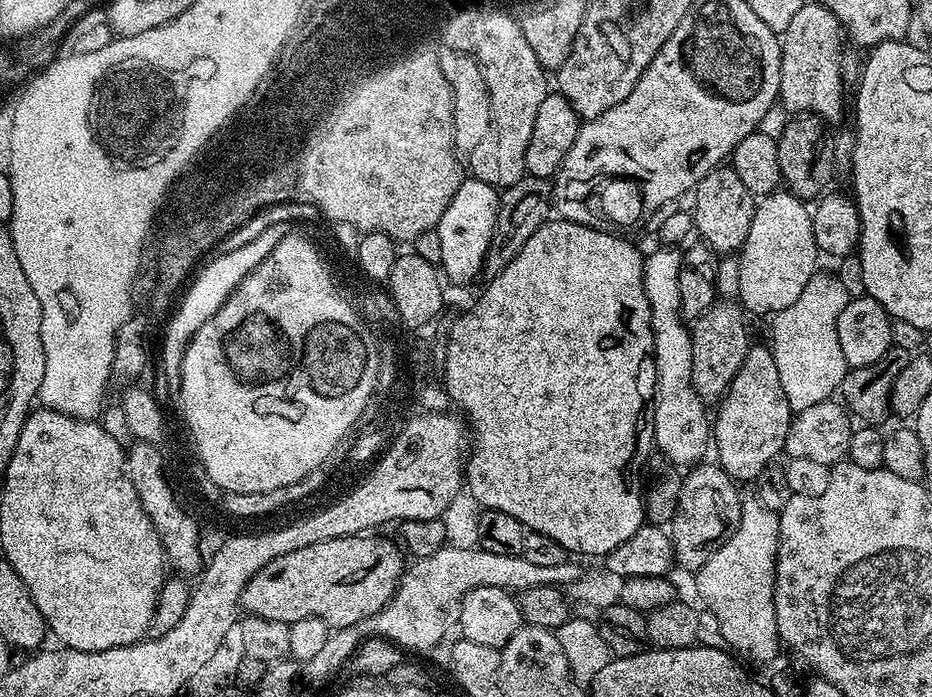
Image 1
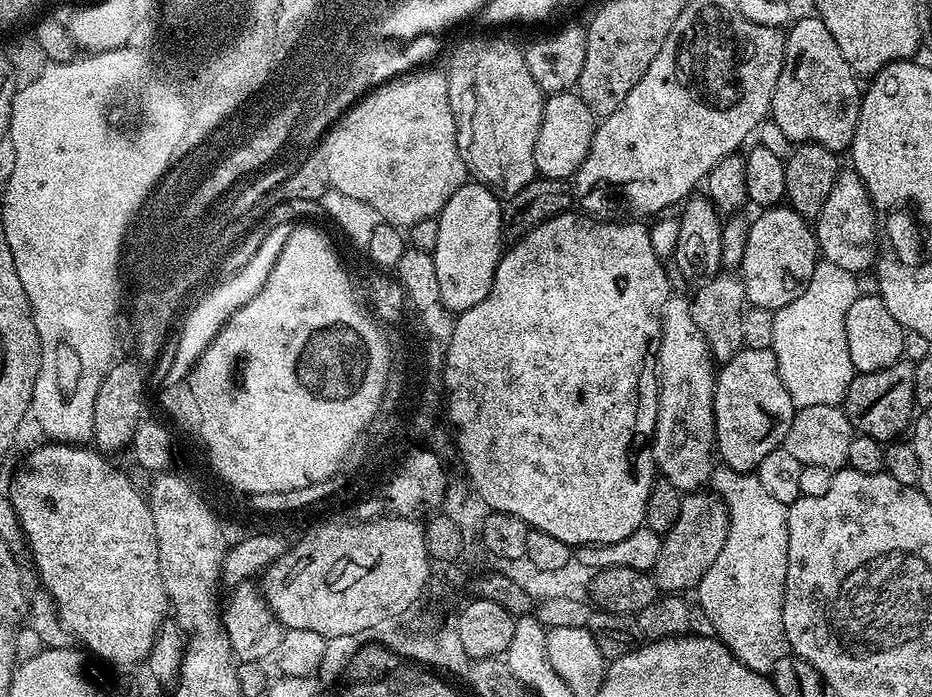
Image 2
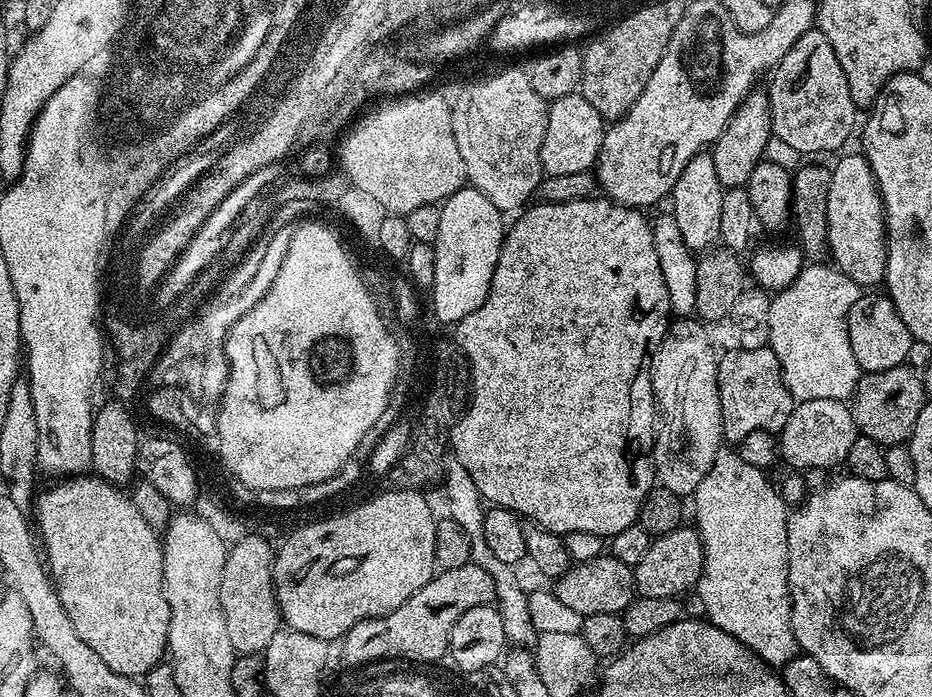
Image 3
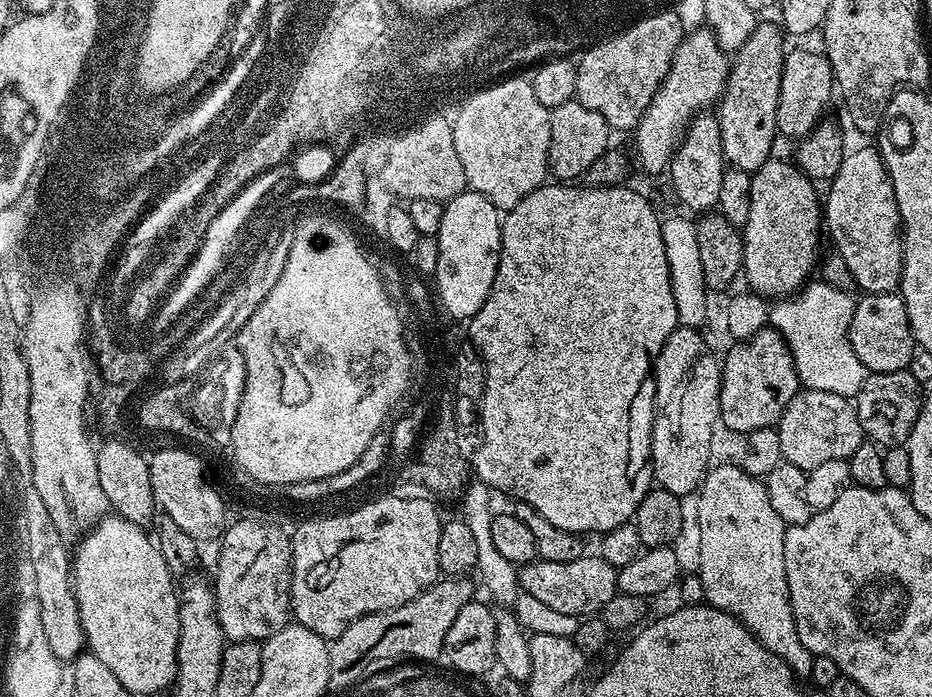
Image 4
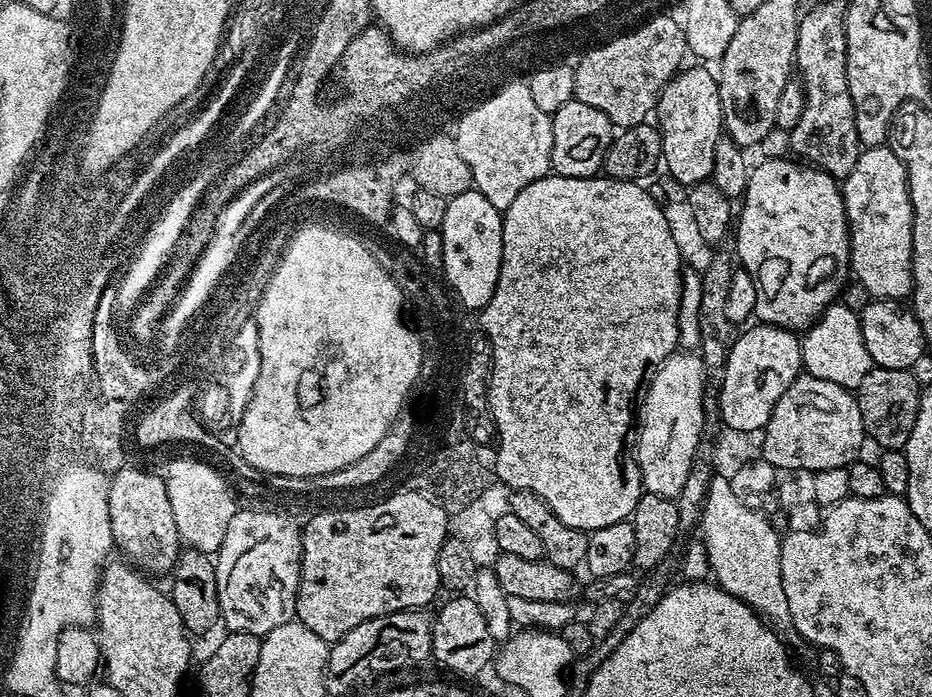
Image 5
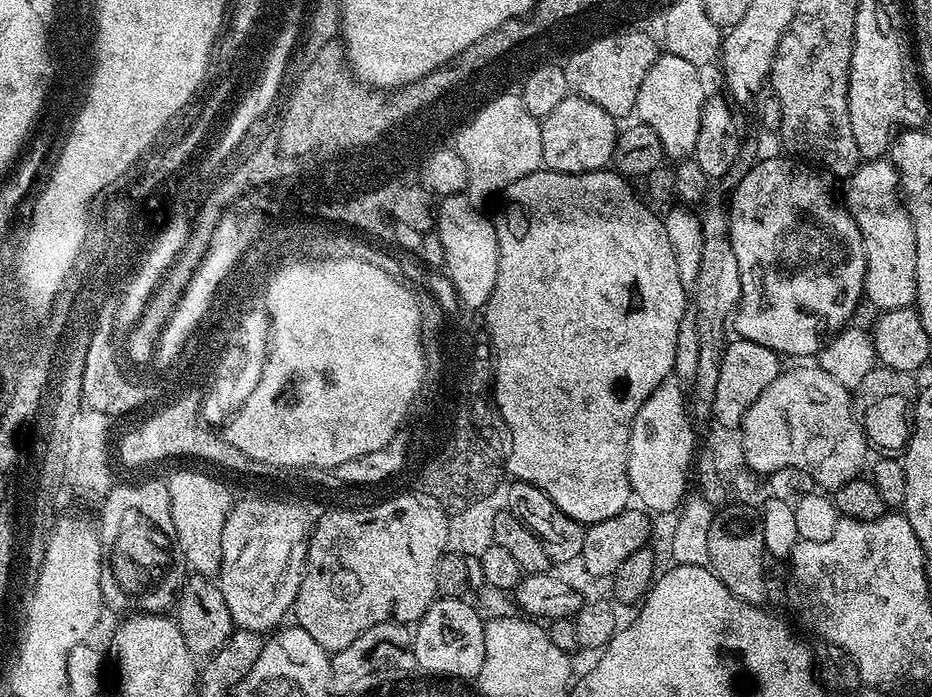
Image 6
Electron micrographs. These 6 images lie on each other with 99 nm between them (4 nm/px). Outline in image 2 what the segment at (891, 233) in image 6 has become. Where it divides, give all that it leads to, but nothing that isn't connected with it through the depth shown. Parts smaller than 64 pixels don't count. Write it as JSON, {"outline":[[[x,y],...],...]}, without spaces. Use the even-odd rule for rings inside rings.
{"outline":[[[844,174],[837,179],[836,185],[830,190],[830,198],[826,198],[819,216],[814,221],[814,231],[819,255],[834,266],[842,266],[842,270],[853,274],[861,274],[860,272],[866,271],[867,268],[869,271],[873,267],[878,233],[872,210],[872,199],[868,197],[868,188],[860,176]]]}

